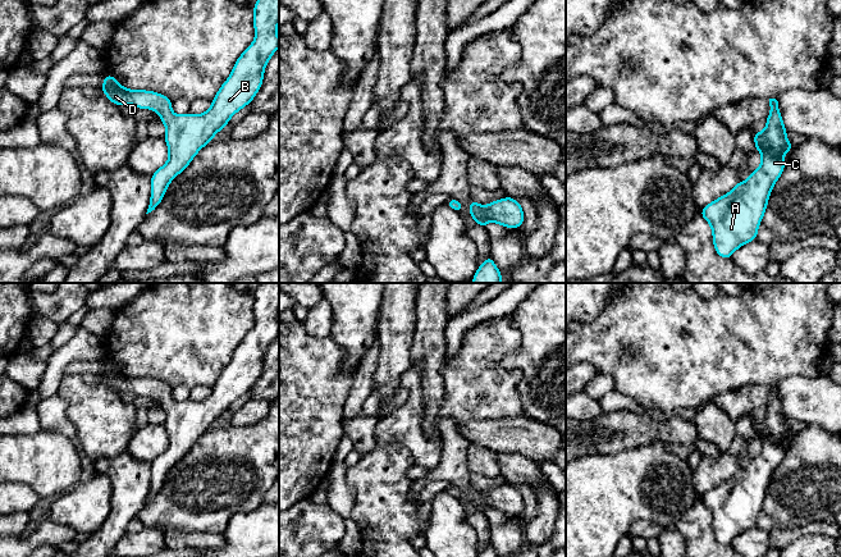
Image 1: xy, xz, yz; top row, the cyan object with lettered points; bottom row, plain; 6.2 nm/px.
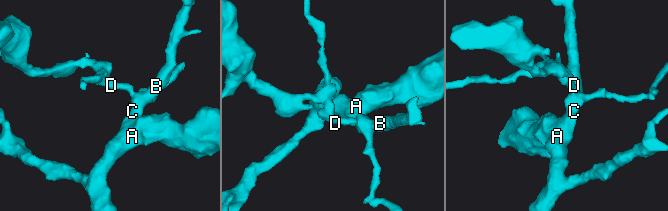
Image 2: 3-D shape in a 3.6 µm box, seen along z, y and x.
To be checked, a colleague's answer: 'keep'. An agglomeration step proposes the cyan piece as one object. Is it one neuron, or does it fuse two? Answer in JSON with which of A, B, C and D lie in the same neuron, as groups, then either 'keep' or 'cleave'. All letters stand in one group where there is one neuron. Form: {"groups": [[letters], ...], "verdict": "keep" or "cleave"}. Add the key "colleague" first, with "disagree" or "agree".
{"colleague": "agree", "groups": [["A", "B", "C", "D"]], "verdict": "keep"}

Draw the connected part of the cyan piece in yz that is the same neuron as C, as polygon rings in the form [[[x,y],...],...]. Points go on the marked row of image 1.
[[[769,99],[769,106],[771,114],[767,117],[765,129],[754,132],[755,149],[762,154],[760,166],[751,172],[745,182],[737,182],[731,192],[708,204],[700,211],[700,215],[712,227],[714,250],[723,259],[731,259],[739,247],[757,239],[758,227],[763,220],[769,193],[785,169],[783,155],[794,150],[786,138],[787,129],[778,110],[778,101]]]

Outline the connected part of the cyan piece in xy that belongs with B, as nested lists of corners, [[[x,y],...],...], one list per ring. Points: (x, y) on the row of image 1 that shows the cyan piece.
[[[257,0],[253,5],[255,40],[234,63],[230,76],[211,100],[211,108],[200,115],[173,114],[169,97],[159,92],[124,88],[105,73],[100,90],[113,104],[132,104],[136,109],[154,110],[166,127],[164,140],[169,159],[151,175],[151,198],[146,214],[159,206],[169,183],[188,166],[196,154],[227,127],[238,110],[253,100],[261,88],[265,67],[279,47],[278,23],[279,0]]]

